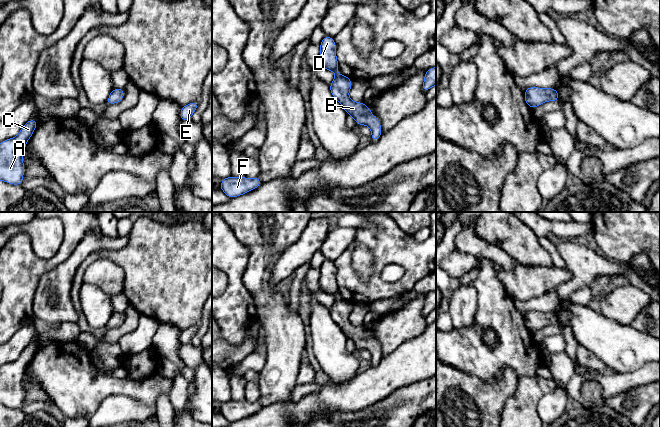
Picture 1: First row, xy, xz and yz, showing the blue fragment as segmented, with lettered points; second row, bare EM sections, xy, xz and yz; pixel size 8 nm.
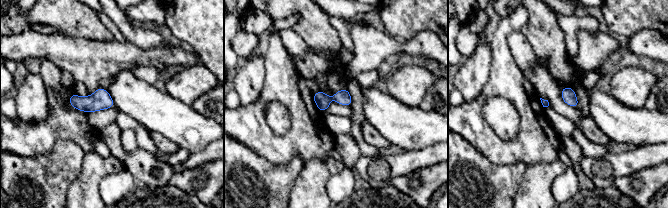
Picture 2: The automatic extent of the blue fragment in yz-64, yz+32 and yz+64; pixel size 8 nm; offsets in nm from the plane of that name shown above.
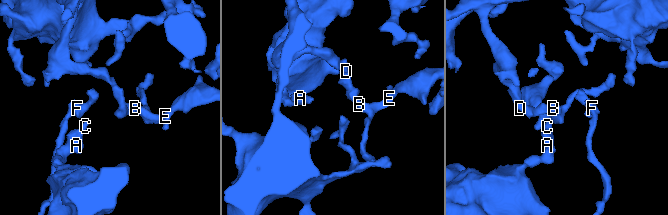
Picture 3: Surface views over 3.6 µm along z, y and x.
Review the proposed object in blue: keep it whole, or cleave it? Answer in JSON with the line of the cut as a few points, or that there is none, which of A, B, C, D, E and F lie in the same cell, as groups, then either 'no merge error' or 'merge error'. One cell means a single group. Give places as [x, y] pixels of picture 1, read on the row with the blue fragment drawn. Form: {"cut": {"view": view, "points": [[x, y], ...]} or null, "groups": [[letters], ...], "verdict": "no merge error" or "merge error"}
{"cut": null, "groups": [["A", "B", "C", "D", "E", "F"]], "verdict": "no merge error"}

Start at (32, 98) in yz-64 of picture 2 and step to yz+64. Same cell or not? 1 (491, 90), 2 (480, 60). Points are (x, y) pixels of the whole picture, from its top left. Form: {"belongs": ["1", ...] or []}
{"belongs": ["2"]}

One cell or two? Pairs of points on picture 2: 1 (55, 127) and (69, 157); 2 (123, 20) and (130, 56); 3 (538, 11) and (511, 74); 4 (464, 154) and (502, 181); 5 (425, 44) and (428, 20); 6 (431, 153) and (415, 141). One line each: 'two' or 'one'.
1: two
2: two
3: two
4: one
5: two
6: two

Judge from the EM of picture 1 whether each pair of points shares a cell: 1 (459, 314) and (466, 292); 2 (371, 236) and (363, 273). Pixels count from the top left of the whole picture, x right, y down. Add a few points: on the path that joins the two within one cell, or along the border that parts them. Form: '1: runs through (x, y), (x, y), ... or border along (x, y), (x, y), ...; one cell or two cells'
1: runs through (462, 309), (464, 297); one cell
2: border along (356, 244), (363, 244), (372, 254), (373, 272); two cells

